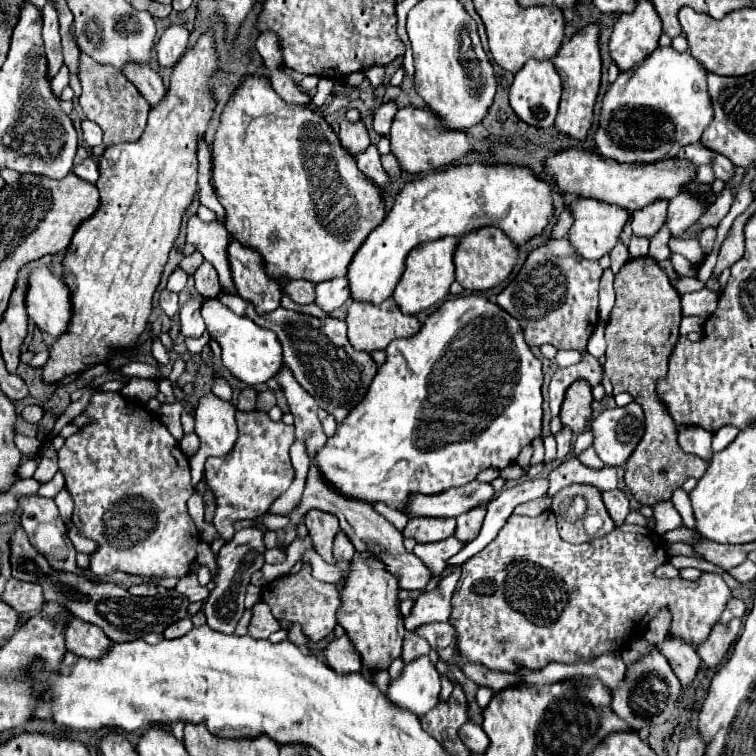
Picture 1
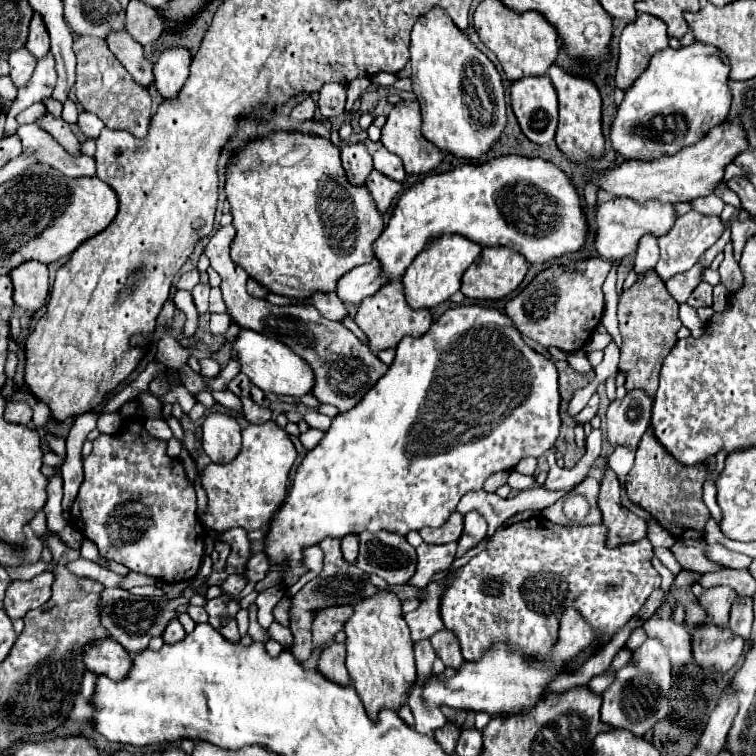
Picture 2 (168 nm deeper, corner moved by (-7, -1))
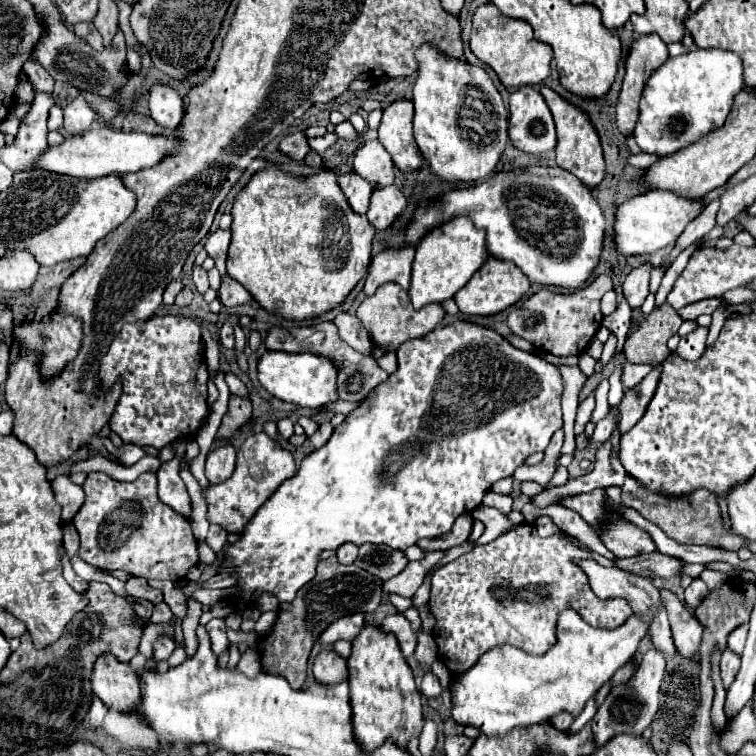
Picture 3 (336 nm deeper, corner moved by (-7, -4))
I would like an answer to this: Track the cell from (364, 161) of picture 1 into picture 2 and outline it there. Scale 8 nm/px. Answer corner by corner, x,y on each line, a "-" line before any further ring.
371,171
367,179
367,189
377,205
377,211
385,213
393,203
393,199
397,197
397,193
401,191
401,185
395,183
393,179
387,179
385,175
379,175
379,171

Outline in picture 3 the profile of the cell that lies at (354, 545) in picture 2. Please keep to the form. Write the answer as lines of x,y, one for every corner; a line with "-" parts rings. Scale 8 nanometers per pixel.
343,544
337,548
337,560
341,564
353,564
357,558
357,546
355,544

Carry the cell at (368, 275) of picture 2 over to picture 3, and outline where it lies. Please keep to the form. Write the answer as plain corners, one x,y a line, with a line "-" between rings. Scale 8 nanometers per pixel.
399,248
399,250
383,250
373,256
363,292
365,296
373,296
381,284
395,282
401,288
409,288
409,276
411,276
411,262
413,262
415,248

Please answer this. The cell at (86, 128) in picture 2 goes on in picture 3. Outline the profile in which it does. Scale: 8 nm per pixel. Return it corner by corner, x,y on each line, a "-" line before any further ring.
77,96
71,104
65,106
65,132
67,134
83,134
91,128
95,120
95,112
89,108
85,98

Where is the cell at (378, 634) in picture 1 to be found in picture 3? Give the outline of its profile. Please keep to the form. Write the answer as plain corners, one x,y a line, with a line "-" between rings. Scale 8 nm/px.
365,624
361,634
351,642
349,688
353,708
353,732
365,750
381,746
387,738
395,738
399,746
407,746
411,736
419,736
423,728
421,694
415,686
413,672
403,658
395,634
383,632
379,626

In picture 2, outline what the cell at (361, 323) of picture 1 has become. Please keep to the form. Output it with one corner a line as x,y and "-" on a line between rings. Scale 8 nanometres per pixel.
391,281
385,287
381,287
373,297
367,297
365,301
361,301
359,311
355,315
355,323
359,325
359,329
367,335
369,339
369,349
373,353
381,351
381,349
389,349
389,347
397,347
397,343
405,337
421,337
423,333
427,333
427,329
431,327
433,319
429,309
411,309
405,301
403,295
403,283
401,281

